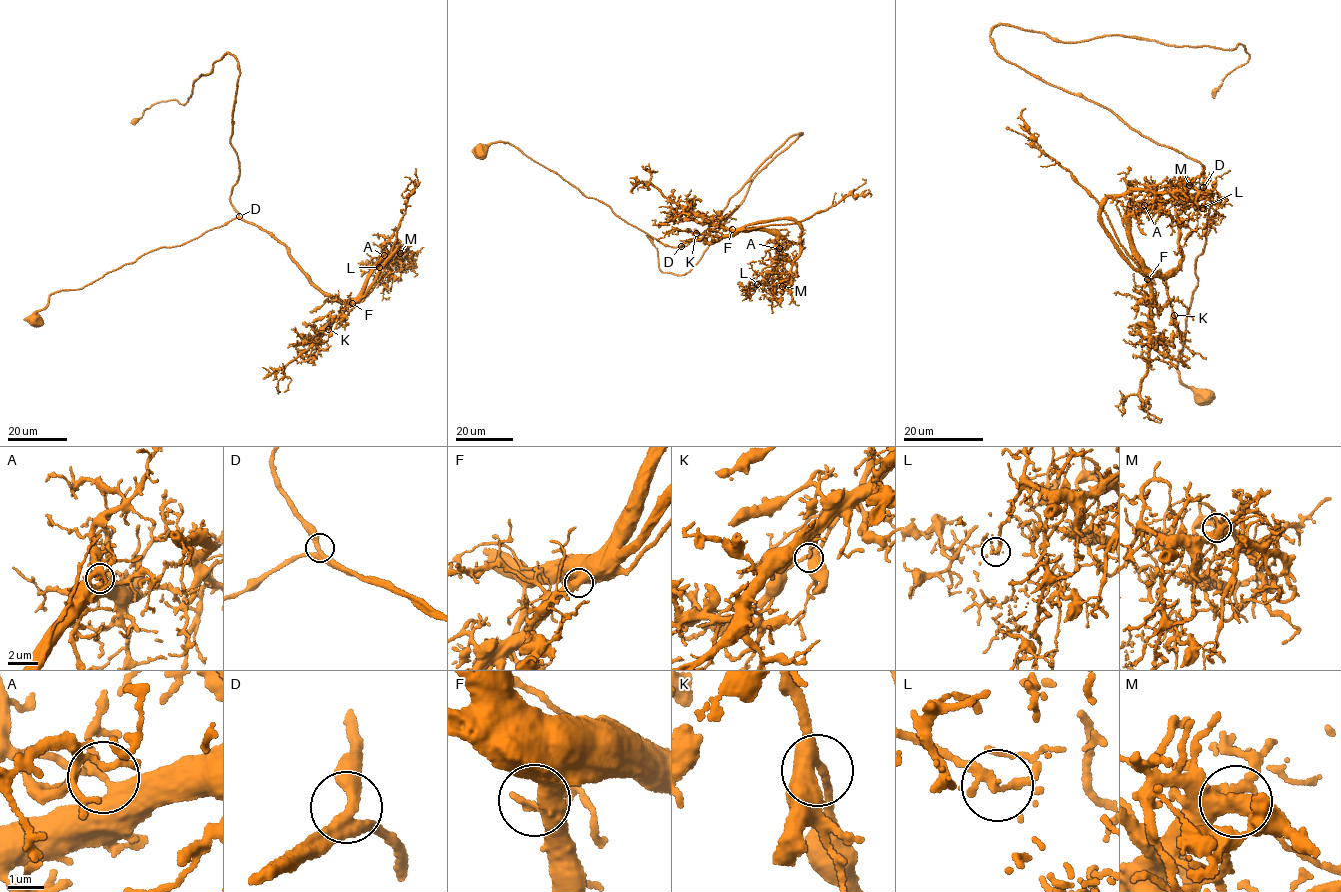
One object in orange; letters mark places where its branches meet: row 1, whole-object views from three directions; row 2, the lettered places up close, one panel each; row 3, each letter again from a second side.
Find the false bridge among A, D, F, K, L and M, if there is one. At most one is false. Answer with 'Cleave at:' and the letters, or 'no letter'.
Cleave at: L

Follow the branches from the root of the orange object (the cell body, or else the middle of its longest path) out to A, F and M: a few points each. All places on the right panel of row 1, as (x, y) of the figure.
A: (1205, 398), (1177, 365), (1209, 193), (1184, 200), (1183, 256), (1162, 275), (1130, 232), (1144, 205)
F: (1205, 398), (1182, 383), (1177, 365), (1206, 239), (1207, 191), (1186, 196), (1176, 216), (1178, 265), (1147, 279)
M: (1205, 398), (1177, 365), (1209, 193), (1184, 200), (1167, 273), (1147, 270), (1130, 230), (1189, 185)

